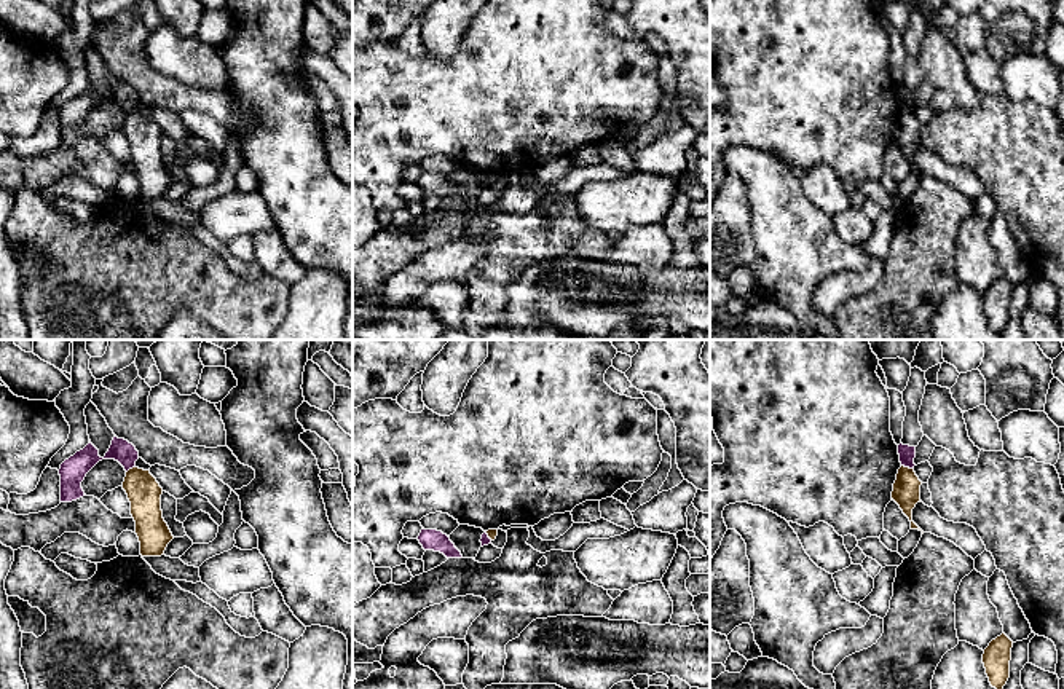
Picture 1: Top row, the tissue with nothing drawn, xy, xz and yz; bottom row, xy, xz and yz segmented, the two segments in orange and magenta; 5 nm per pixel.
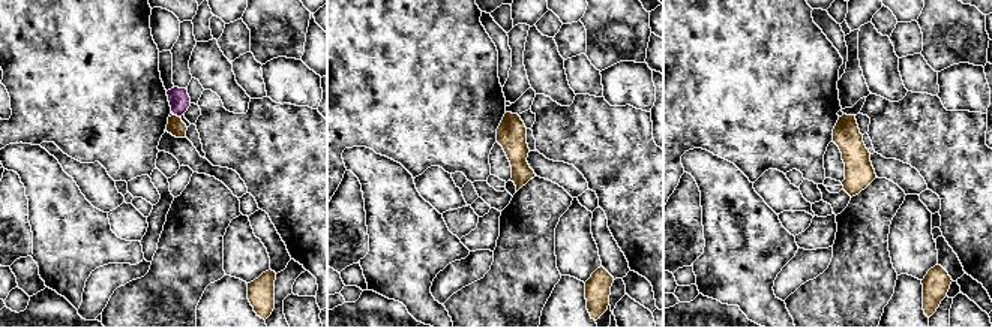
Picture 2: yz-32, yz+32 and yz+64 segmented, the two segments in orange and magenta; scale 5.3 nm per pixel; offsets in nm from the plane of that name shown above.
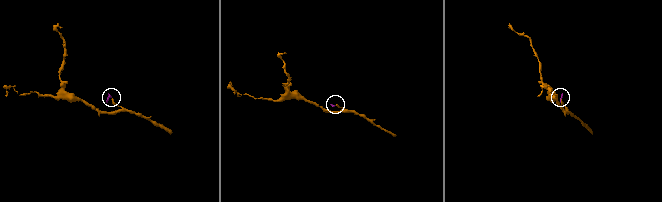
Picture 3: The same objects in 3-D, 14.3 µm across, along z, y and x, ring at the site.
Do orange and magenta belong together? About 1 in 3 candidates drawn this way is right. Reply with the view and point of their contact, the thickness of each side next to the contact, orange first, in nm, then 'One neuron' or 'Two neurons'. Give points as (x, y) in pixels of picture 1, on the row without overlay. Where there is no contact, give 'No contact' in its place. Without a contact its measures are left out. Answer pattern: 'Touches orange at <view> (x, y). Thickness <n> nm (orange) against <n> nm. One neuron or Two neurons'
Touches orange at yz (908, 110). Thickness 140 nm (orange) against 80 nm. Two neurons

